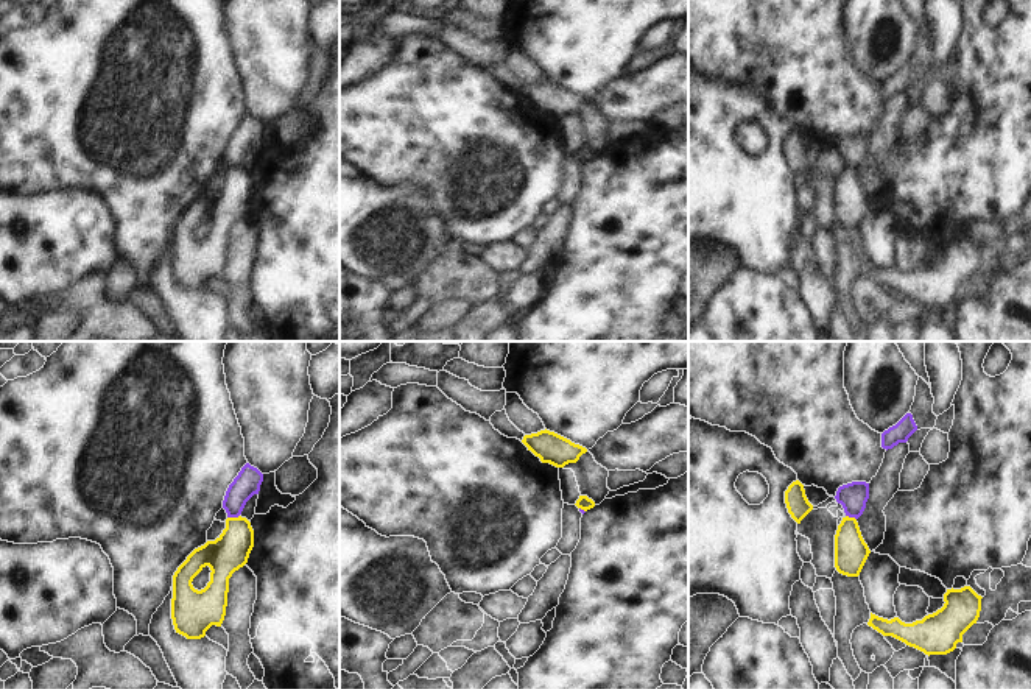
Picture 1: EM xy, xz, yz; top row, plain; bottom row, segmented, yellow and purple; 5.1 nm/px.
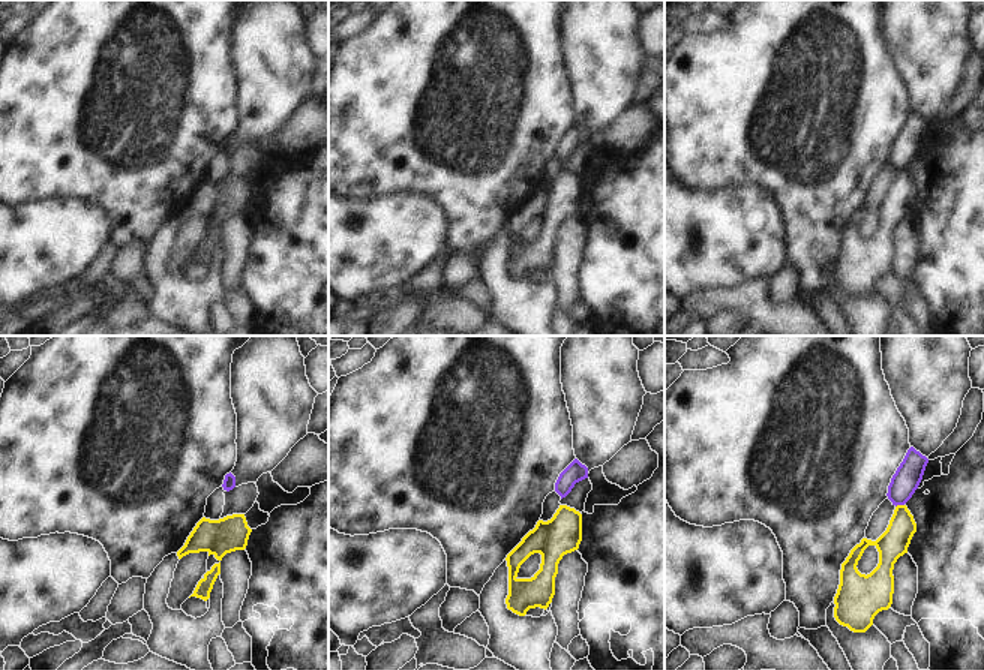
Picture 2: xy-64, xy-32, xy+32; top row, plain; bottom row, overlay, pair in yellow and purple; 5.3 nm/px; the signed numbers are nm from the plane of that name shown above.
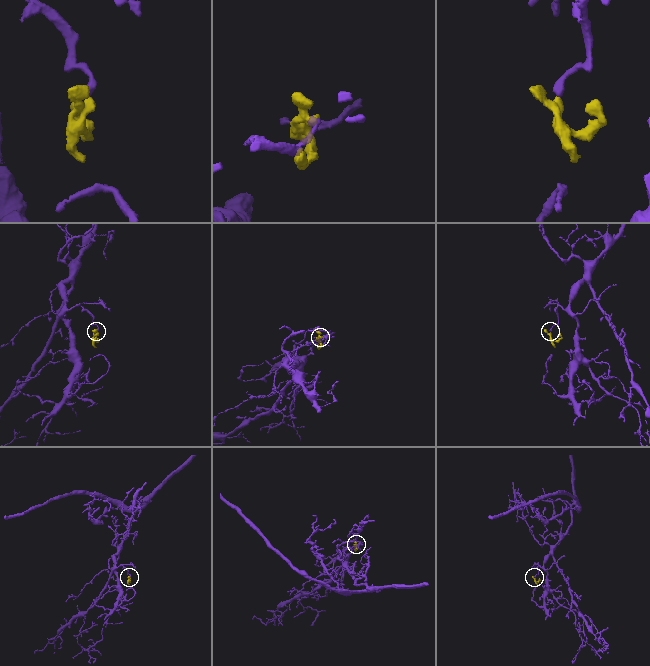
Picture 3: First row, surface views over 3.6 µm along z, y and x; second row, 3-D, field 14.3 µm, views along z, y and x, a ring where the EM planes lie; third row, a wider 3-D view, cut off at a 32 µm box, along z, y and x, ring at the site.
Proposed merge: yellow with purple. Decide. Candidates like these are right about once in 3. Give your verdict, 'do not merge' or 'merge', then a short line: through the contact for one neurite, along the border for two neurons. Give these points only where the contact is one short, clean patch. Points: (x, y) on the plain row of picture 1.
do not merge; line xy (239, 166), (228, 169)

